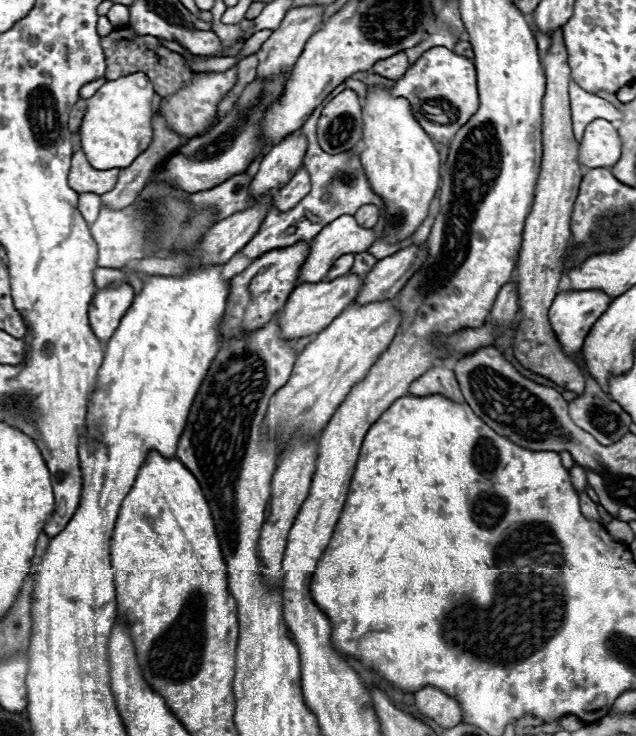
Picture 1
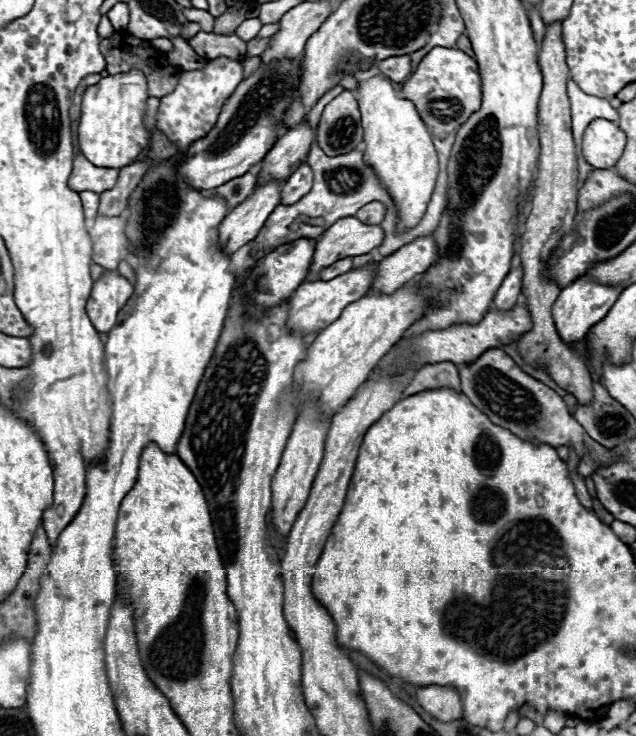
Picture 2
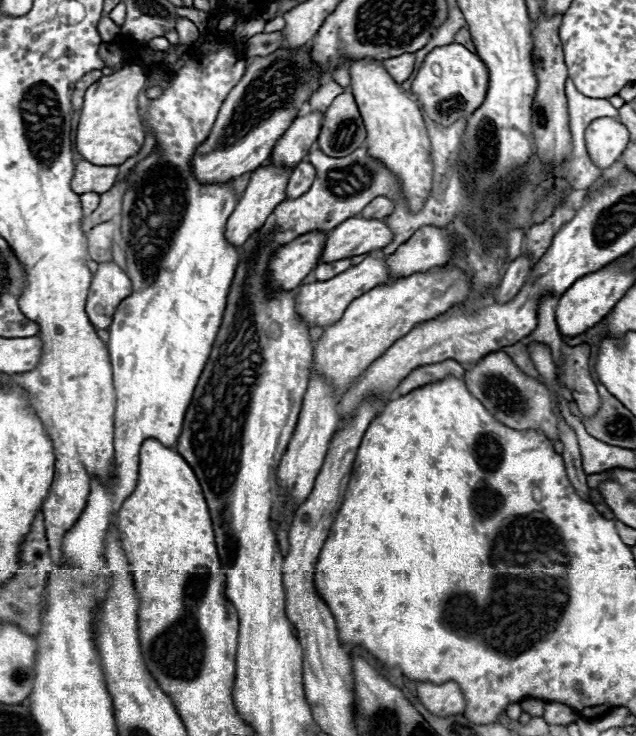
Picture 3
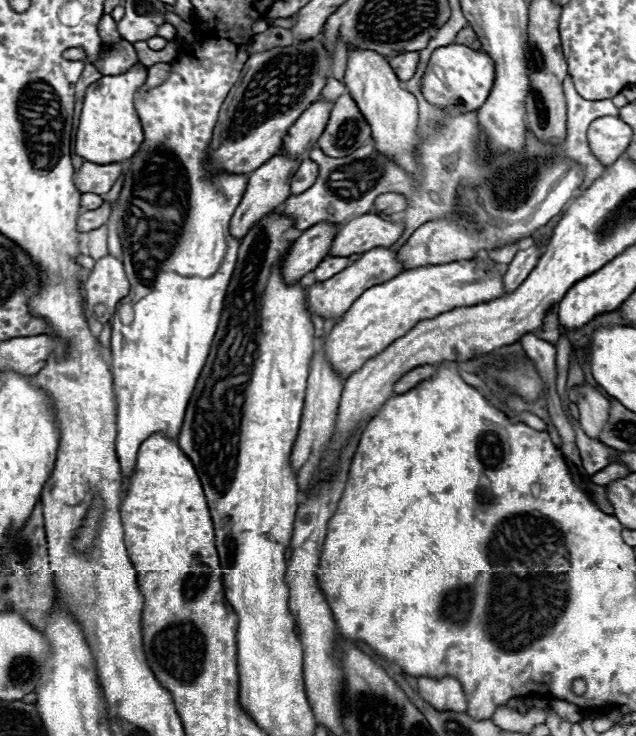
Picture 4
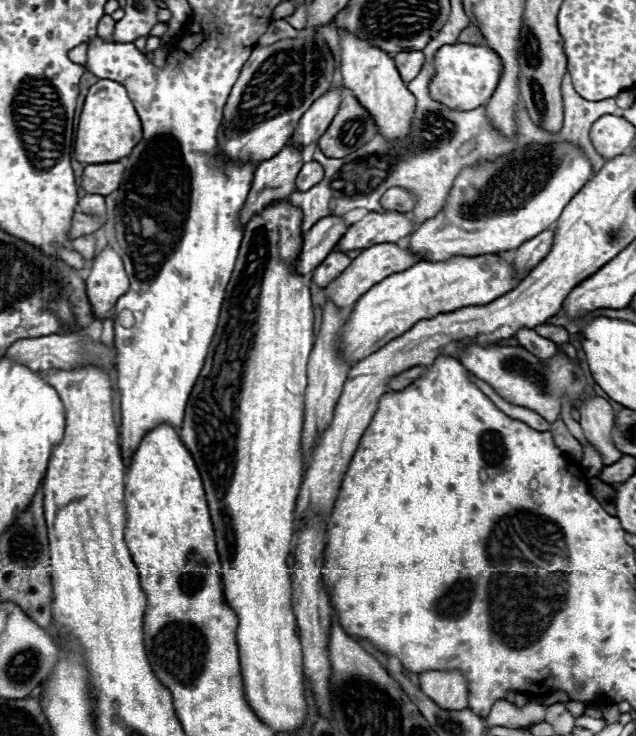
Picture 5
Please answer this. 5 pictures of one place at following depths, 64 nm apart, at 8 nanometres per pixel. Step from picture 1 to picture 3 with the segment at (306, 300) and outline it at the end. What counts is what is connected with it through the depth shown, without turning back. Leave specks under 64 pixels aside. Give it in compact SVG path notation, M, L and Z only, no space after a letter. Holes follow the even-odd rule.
M368 256L358 266L352 266L346 272L342 272L326 282L302 284L298 288L298 296L296 296L298 318L306 326L330 326L332 322L340 320L340 314L344 314L344 306L348 306L348 302L352 302L352 298L358 298L360 294L364 294L364 290L372 290L372 286L380 286L386 280L388 280L388 266L386 266L384 258Z

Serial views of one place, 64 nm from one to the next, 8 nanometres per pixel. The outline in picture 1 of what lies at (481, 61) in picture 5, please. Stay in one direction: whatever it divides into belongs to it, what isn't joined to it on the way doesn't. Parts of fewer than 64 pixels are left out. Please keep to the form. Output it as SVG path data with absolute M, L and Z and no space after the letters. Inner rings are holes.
M436 46L426 50L402 78L394 82L390 88L394 98L406 98L410 102L410 110L424 132L432 138L434 144L448 146L454 134L464 126L470 116L478 110L478 90L476 90L476 70L474 62L454 54L448 48Z

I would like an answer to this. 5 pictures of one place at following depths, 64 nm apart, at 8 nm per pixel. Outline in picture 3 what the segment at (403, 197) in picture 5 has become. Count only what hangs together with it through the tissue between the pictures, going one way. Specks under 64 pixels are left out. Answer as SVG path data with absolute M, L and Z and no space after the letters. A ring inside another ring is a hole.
M374 198L362 212L362 218L376 218L376 220L384 220L388 214L392 214L394 206L392 202L388 202L388 198Z

